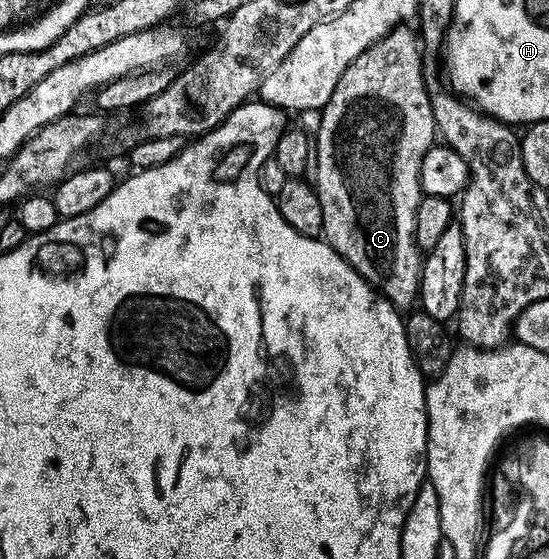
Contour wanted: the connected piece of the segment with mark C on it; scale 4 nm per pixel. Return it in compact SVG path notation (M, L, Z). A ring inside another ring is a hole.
M403 24L390 31L377 42L368 47L348 68L344 68L344 76L336 80L336 88L328 100L328 104L320 111L322 119L318 122L318 138L312 142L312 177L313 185L320 196L320 208L324 212L324 228L322 233L325 241L330 247L350 265L350 269L358 273L371 288L377 290L382 297L387 298L399 311L406 312L418 302L418 281L422 275L423 251L419 250L418 243L414 240L414 229L416 228L416 212L424 197L422 193L422 181L420 180L420 168L424 164L424 156L428 148L435 145L436 127L432 116L432 100L430 90L426 81L427 75L424 73L424 54L420 49L420 38L413 29L410 31L409 25Z

